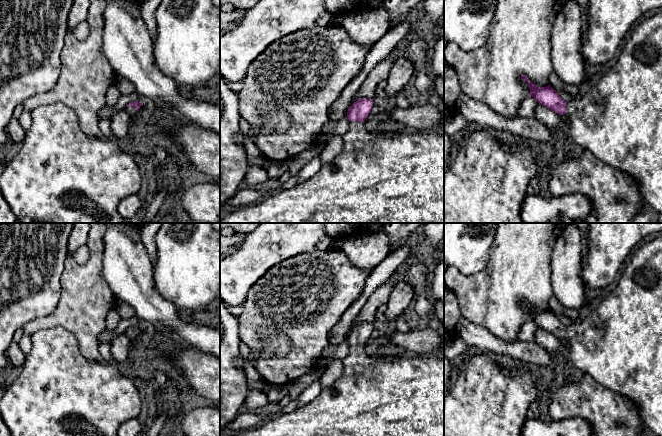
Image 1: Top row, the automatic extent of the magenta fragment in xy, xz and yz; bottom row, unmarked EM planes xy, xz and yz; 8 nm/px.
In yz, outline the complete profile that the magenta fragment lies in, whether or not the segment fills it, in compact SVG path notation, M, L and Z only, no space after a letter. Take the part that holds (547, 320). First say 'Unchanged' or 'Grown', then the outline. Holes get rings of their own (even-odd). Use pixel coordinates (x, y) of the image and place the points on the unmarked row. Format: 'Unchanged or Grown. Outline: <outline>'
Grown. Outline: M662 235L654 236L650 241L645 242L638 250L631 254L631 260L622 272L617 287L604 298L599 307L589 317L583 320L573 321L571 325L566 326L550 309L546 311L538 311L525 299L521 298L520 301L528 307L530 320L539 328L551 333L559 339L566 338L569 341L570 360L581 375L589 374L604 388L632 400L647 430L653 432L657 436L662 436Z

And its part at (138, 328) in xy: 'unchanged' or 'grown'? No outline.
grown

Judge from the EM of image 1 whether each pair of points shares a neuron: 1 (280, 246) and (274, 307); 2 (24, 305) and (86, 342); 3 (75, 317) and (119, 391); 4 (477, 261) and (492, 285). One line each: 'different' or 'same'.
1: different
2: different
3: different
4: different

